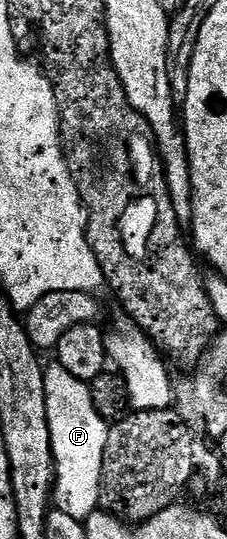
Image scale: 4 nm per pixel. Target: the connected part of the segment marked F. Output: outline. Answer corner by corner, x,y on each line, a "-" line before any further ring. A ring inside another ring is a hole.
58,361
49,362
44,368
46,385
46,417
50,425
52,456
56,462
56,481
54,484
55,510
66,513
81,521
89,519
100,507
100,482
102,481
102,461
106,453
109,423
94,409
92,388
83,383
74,373
69,373

